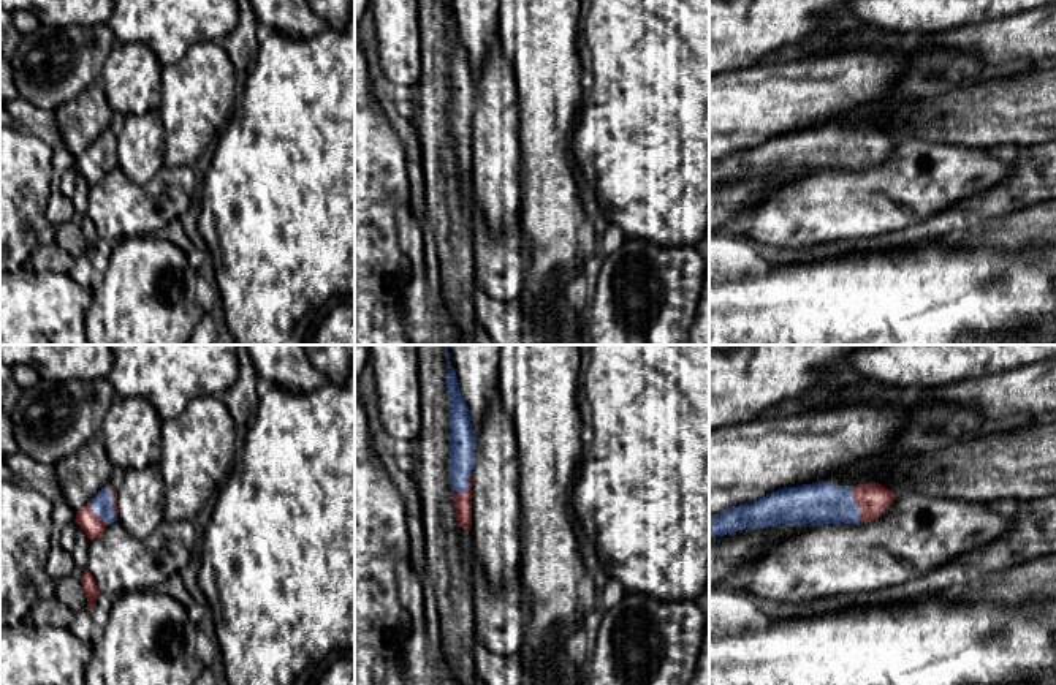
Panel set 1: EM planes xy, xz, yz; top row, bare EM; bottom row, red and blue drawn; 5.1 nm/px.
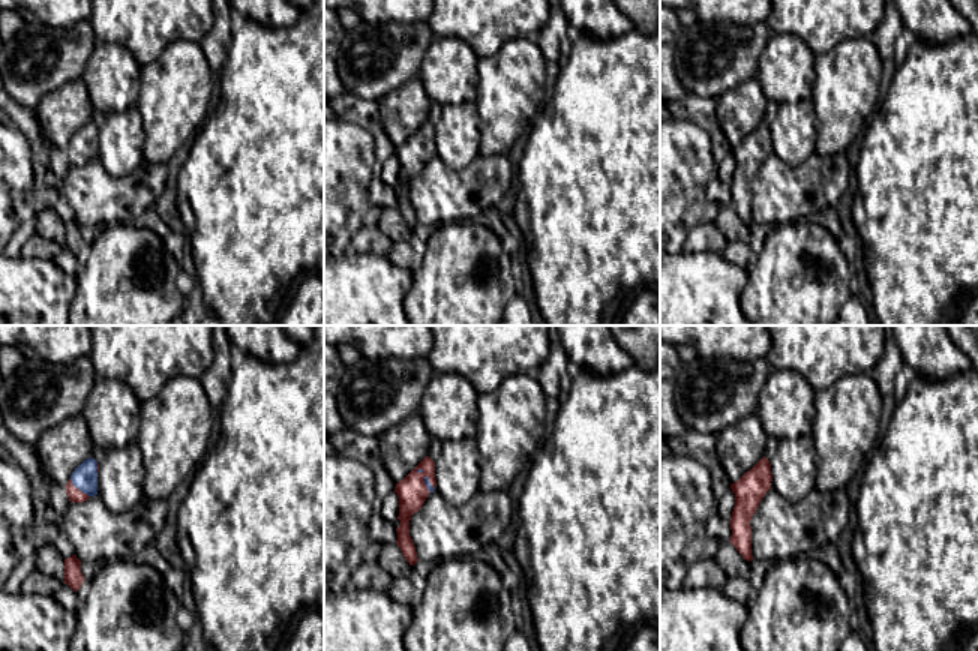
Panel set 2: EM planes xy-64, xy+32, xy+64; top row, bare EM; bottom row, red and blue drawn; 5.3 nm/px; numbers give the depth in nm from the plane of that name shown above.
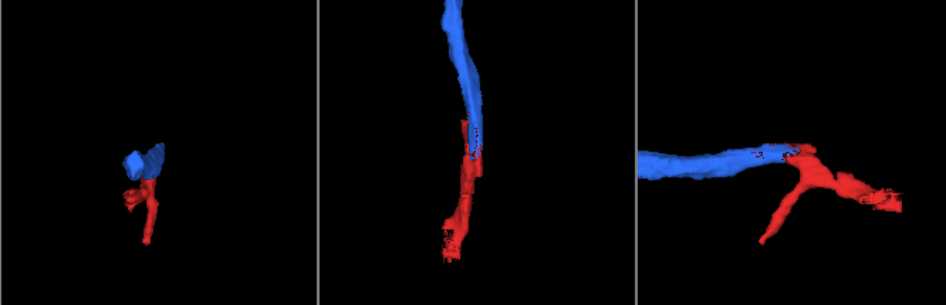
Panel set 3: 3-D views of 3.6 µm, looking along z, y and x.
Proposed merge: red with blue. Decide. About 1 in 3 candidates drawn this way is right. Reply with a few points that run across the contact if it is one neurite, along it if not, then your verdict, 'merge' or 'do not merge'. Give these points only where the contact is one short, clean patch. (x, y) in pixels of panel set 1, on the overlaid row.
merge

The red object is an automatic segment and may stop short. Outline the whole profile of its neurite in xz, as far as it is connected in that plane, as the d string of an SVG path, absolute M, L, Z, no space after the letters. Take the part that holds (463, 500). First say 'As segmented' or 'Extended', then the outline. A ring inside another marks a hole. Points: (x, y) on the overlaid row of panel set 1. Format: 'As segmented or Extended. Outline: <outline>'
Extended. Outline: M445 345L448 364L446 389L450 402L450 462L448 475L453 492L453 505L459 527L472 527L472 470L475 464L477 438L472 430L469 407L464 402L456 372L450 362L448 346Z

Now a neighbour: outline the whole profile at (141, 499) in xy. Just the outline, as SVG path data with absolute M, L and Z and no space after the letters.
M158 465L127 470L117 489L117 520L135 538L149 536L163 522L165 484Z

